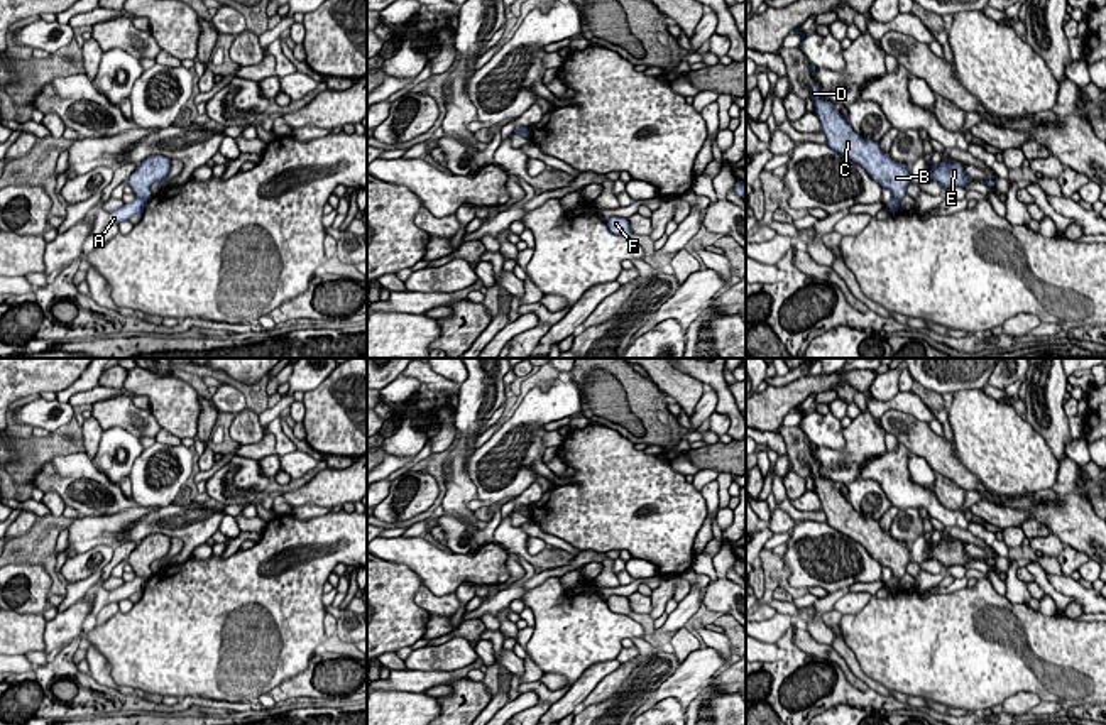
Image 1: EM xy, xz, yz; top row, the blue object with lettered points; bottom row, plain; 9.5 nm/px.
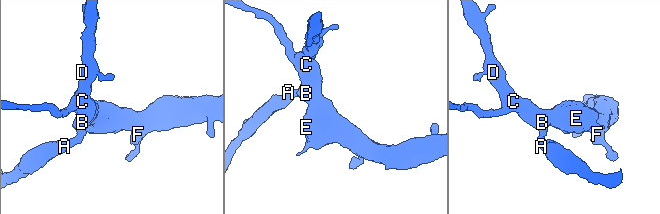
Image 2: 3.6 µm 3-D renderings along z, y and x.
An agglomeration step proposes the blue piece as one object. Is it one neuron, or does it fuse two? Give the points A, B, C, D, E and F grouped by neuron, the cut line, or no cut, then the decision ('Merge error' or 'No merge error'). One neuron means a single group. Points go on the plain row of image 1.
Groups: A / B C D E F. Split along xy (137, 575), (146, 580). Merge error

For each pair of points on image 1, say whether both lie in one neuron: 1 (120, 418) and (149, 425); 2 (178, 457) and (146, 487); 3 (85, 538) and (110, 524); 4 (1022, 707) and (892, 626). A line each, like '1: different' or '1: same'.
1: same
2: same
3: same
4: different

